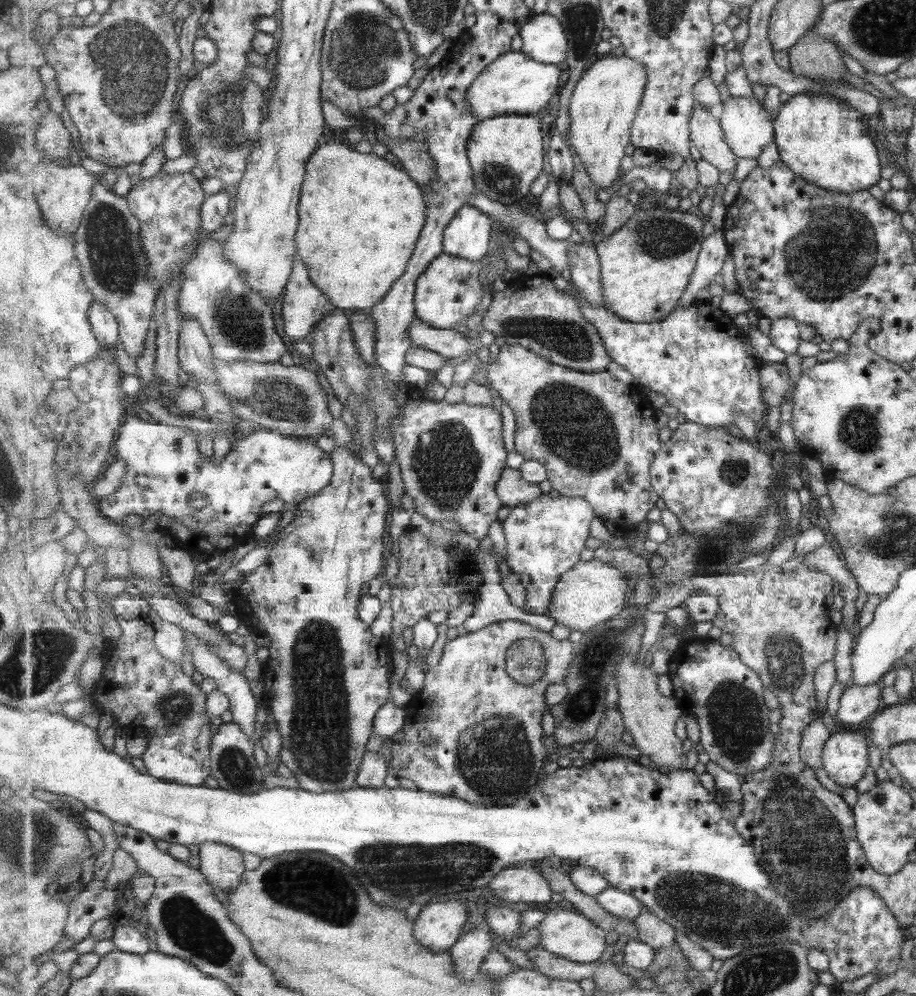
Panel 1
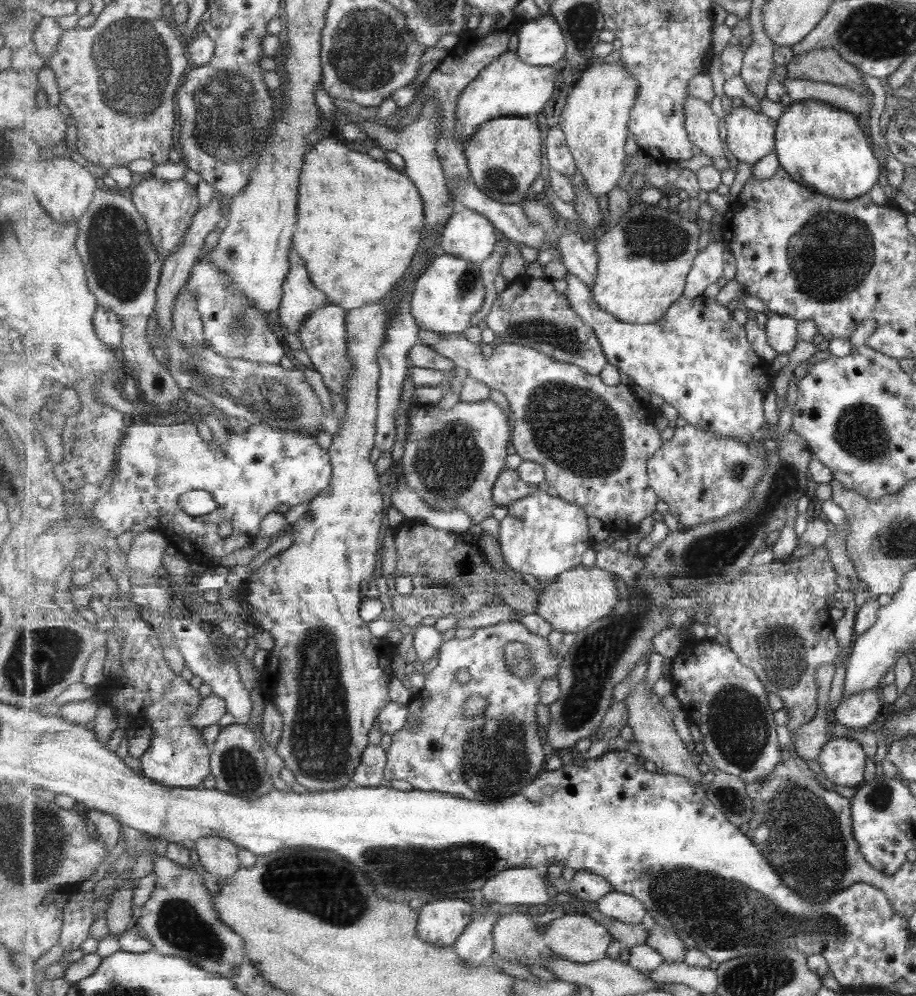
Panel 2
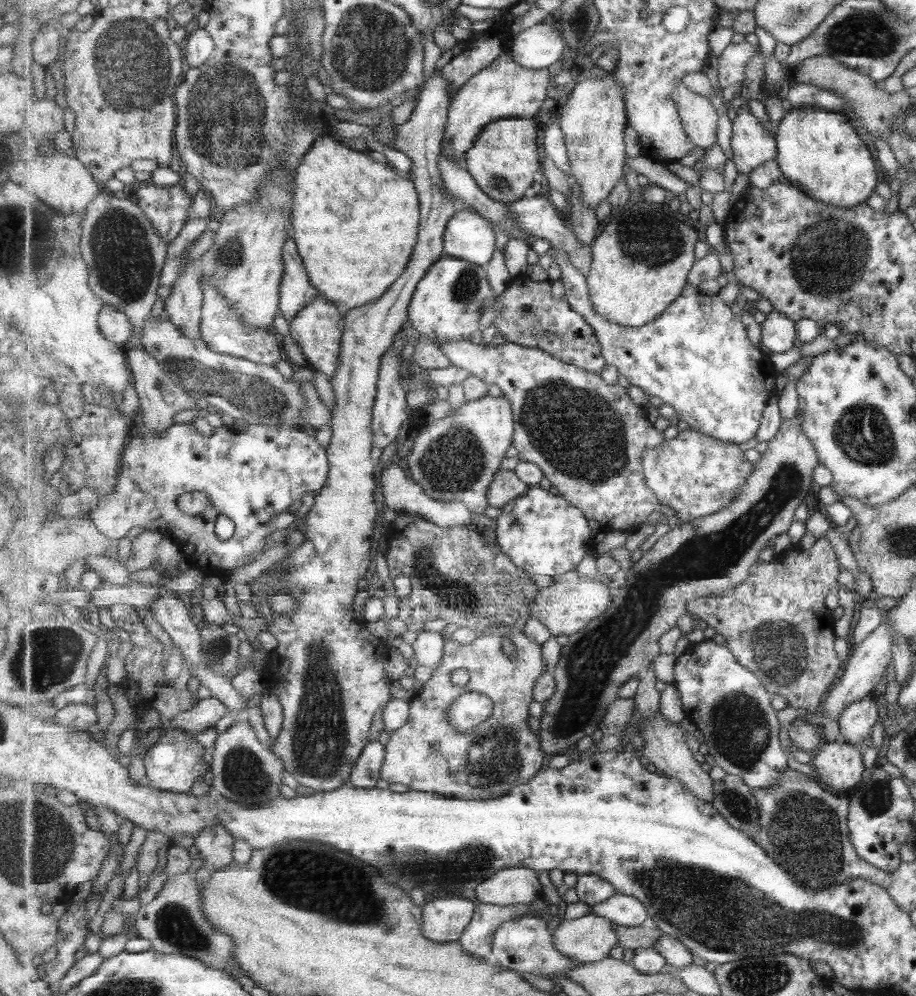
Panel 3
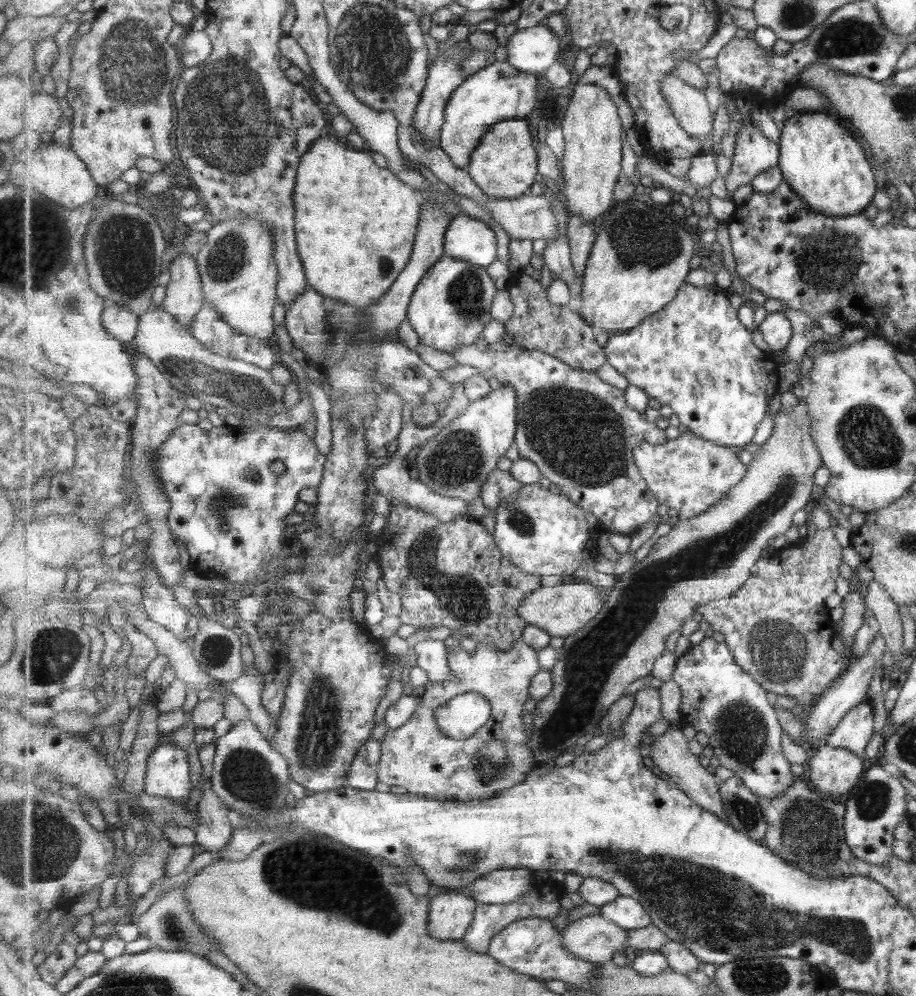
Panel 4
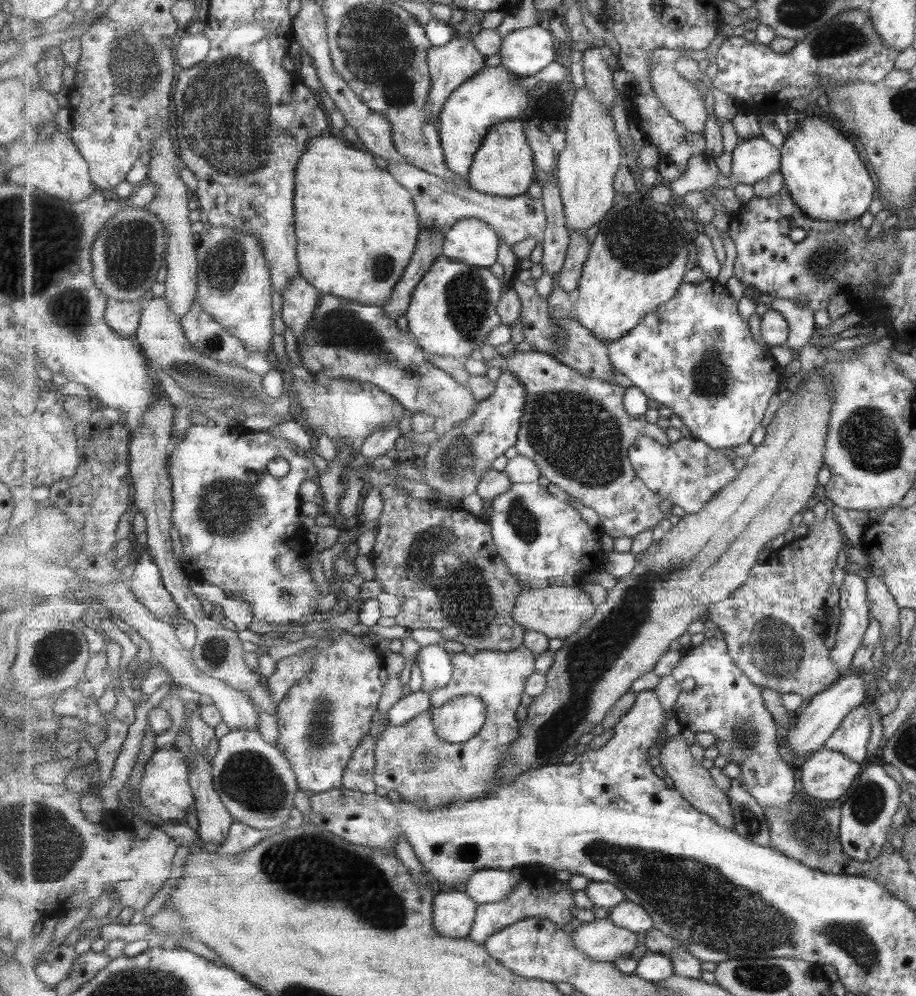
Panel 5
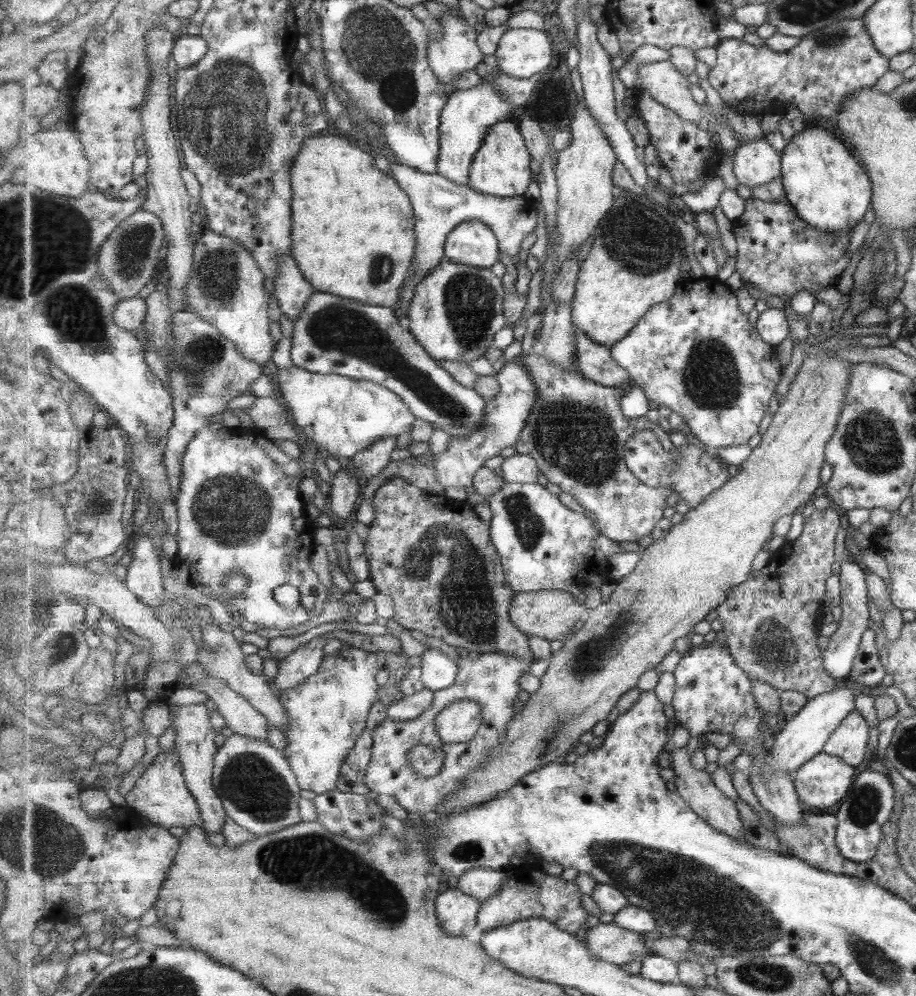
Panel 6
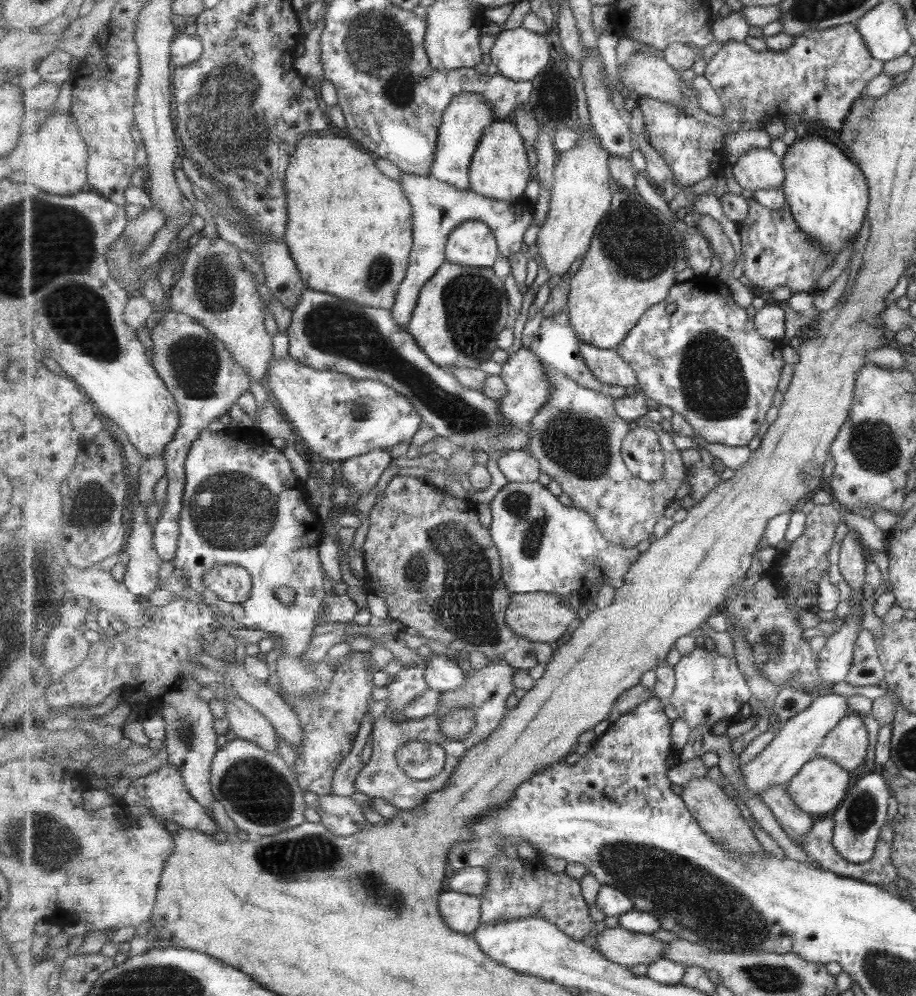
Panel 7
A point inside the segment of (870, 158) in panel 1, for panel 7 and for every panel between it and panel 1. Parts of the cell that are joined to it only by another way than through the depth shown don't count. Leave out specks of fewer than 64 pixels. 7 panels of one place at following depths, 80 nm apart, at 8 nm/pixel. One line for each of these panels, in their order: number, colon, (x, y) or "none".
2: (822, 147)
3: (818, 151)
4: (820, 160)
5: (823, 172)
6: (829, 190)
7: (827, 194)

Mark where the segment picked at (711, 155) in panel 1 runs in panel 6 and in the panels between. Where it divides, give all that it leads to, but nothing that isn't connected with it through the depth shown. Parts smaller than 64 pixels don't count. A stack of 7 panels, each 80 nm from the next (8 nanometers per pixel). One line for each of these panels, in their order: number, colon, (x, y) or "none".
2: (703, 126)
3: (700, 118)
4: (690, 106)
5: (679, 95)
6: (668, 86)

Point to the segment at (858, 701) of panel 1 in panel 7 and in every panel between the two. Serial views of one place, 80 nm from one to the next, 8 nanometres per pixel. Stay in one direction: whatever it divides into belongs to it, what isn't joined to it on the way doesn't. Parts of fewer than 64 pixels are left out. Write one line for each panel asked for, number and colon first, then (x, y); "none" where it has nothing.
2: (856, 711)
3: (854, 722)
4: (854, 730)
5: (850, 738)
6: (848, 741)
7: (846, 744)

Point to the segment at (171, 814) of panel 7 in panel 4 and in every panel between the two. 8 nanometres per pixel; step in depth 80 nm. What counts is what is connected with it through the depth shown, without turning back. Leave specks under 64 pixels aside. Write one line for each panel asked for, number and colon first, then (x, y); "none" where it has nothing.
4: (169, 773)
5: (166, 793)
6: (162, 795)

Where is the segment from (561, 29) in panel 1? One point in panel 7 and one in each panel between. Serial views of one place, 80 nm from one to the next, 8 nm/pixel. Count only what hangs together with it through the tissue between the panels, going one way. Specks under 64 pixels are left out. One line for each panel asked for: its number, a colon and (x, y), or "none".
2: (542, 42)
3: (536, 48)
4: (535, 50)
5: (526, 52)
6: (523, 53)
7: (520, 54)

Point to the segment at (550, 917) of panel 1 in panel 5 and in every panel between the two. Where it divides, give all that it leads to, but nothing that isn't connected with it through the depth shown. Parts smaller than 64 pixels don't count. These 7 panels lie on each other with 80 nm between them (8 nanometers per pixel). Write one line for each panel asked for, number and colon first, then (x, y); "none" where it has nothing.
2: (577, 937)
3: (588, 939)
4: (593, 938)
5: (602, 941)

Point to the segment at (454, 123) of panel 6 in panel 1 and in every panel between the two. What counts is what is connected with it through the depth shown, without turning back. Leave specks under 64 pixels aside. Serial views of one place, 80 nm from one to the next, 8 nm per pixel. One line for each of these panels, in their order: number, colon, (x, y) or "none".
1: (514, 84)
2: (509, 87)
3: (505, 90)
4: (500, 92)
5: (495, 95)

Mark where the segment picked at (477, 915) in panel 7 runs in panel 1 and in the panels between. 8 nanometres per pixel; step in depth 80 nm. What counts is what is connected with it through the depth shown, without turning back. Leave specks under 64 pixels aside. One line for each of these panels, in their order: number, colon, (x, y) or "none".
1: (438, 927)
2: (442, 922)
3: (445, 920)
4: (451, 915)
5: (455, 913)
6: (458, 913)

